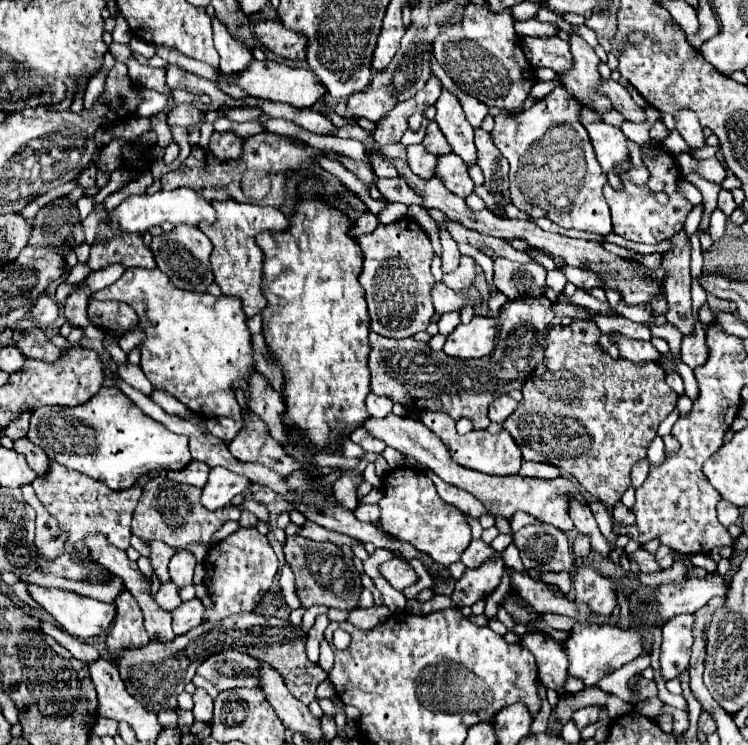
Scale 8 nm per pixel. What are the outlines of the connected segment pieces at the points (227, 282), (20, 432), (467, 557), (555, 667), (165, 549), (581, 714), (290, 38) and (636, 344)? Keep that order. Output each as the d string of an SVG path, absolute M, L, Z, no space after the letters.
M235 200L213 202L217 220L215 224L201 222L199 228L213 242L211 252L211 268L215 274L215 282L221 286L221 292L227 296L237 296L243 302L243 312L247 318L259 314L265 308L265 296L261 294L263 280L263 252L255 242L255 236L263 230L283 232L289 228L289 220L277 208L257 206L257 204L241 204Z
M21 414L15 422L11 422L11 426L5 430L5 436L11 440L19 440L23 436L27 436L29 430L29 414Z
M471 540L471 544L467 546L467 550L461 554L461 562L467 568L479 568L485 562L491 562L491 560L497 560L497 558L499 558L499 552L495 552L483 540Z
M541 632L525 634L521 644L527 646L537 658L539 680L543 682L543 686L555 690L563 698L567 694L565 682L569 678L567 674L569 660L567 660L567 654L561 650L561 646L551 636L541 634Z
M153 540L151 542L151 566L153 566L153 572L159 580L159 584L165 584L169 580L169 574L167 574L167 564L169 564L169 558L175 554L175 550L171 546L167 546L165 542L159 542L159 540Z
M585 706L581 710L577 710L573 714L573 720L577 724L577 728L585 728L587 724L593 724L599 720L599 712L603 710L603 706Z
M255 20L255 36L265 50L271 50L279 58L301 62L305 60L307 38L295 30L287 30L279 20Z
M617 332L611 334L611 342L619 348L619 356L631 362L657 362L661 358L661 354L653 348L651 342L633 340Z

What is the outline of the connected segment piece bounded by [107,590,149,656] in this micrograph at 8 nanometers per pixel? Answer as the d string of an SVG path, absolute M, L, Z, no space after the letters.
M123 590L115 598L115 606L117 606L117 618L111 630L107 632L107 650L111 656L125 646L143 646L149 642L137 600L127 590Z

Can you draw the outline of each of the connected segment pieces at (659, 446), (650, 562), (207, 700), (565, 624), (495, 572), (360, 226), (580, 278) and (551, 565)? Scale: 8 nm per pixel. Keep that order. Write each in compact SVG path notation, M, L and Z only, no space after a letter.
M655 436L655 440L647 446L647 458L651 466L661 466L661 462L665 460L665 444L661 436Z
M643 548L635 550L633 554L629 554L629 560L637 562L637 566L639 566L641 572L655 572L655 570L659 570L659 566L655 562L655 556L649 554L649 552L645 552Z
M197 688L197 692L193 694L193 702L195 702L195 708L193 708L195 720L209 722L213 718L213 698L205 690Z
M545 614L543 620L553 626L553 628L559 628L559 630L571 630L575 626L575 620L573 618L567 618L567 616L553 616L553 614Z
M499 558L499 562L491 562L491 566L483 566L483 570L467 570L455 586L453 592L453 600L457 606L473 606L477 600L487 598L497 586L499 580L503 576L503 560Z
M367 212L367 214L361 214L361 216L351 224L349 236L351 236L353 240L357 240L357 238L363 236L363 234L371 234L375 228L377 228L377 216L371 214L371 212Z
M563 268L563 274L567 276L569 282L573 282L577 288L595 288L595 286L603 286L603 278L599 278L599 274L591 272L591 270L581 270L581 268Z
M529 524L515 532L513 542L521 552L523 566L539 572L575 571L575 560L567 536L547 524Z

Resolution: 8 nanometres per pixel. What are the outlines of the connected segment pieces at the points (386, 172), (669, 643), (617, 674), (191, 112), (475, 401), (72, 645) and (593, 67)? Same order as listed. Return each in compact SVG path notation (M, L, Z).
M375 152L371 162L373 162L373 170L377 172L379 178L397 178L399 176L397 174L397 168L393 166L393 162L389 158L381 156L381 152Z
M679 614L671 618L671 622L663 624L663 644L661 644L659 664L665 682L677 678L689 666L693 620L695 620L693 614Z
M649 654L639 656L630 663L625 664L625 666L621 667L619 670L616 670L602 678L597 683L597 686L604 691L618 696L628 703L635 704L631 699L628 681L637 674L640 674L642 670L649 667L650 663Z
M179 104L173 112L169 112L167 124L169 124L169 128L173 128L173 126L189 128L189 126L195 126L197 122L201 122L201 116L203 116L203 112L195 110L191 104Z
M545 296L507 302L501 308L501 332L493 358L467 362L461 358L451 358L443 350L435 352L425 342L417 342L415 338L391 340L371 332L371 390L373 394L387 396L407 410L445 412L453 420L469 418L475 430L485 430L489 426L487 406L491 400L511 390L521 390L525 378L529 378L535 366L543 362L543 340L553 318L555 314L551 312L551 302Z
M39 622L39 628L51 636L57 644L61 644L63 648L67 648L71 654L75 654L77 660L81 662L93 662L93 660L99 660L99 652L85 640L79 640L79 638L73 638L71 634L67 634L65 630L61 630L55 622Z
M577 34L569 36L569 46L571 46L571 56L573 56L573 68L559 74L561 84L567 86L567 90L579 98L585 106L597 112L607 112L611 110L609 98L603 98L595 88L599 86L599 58L593 52L593 48Z

